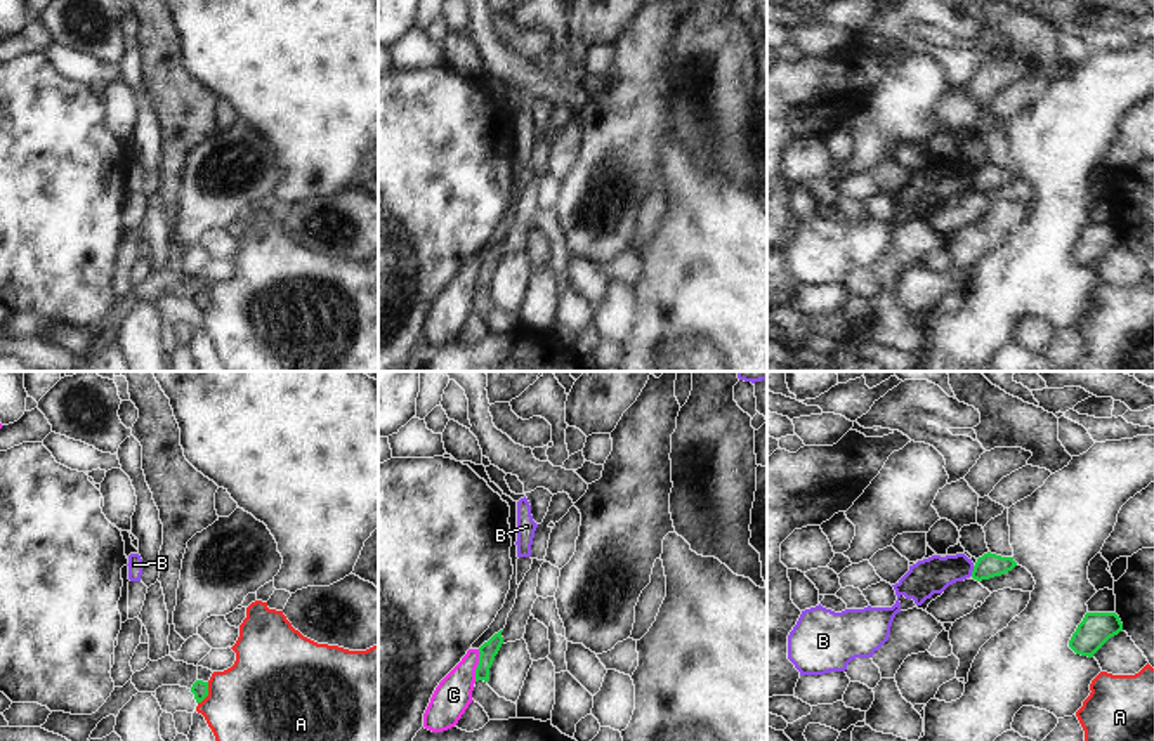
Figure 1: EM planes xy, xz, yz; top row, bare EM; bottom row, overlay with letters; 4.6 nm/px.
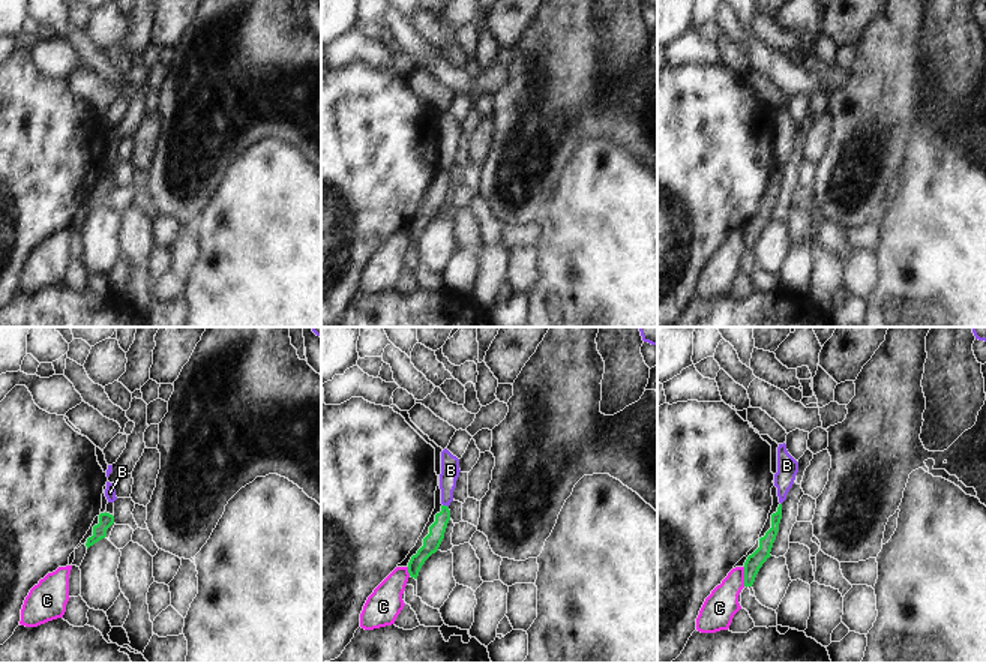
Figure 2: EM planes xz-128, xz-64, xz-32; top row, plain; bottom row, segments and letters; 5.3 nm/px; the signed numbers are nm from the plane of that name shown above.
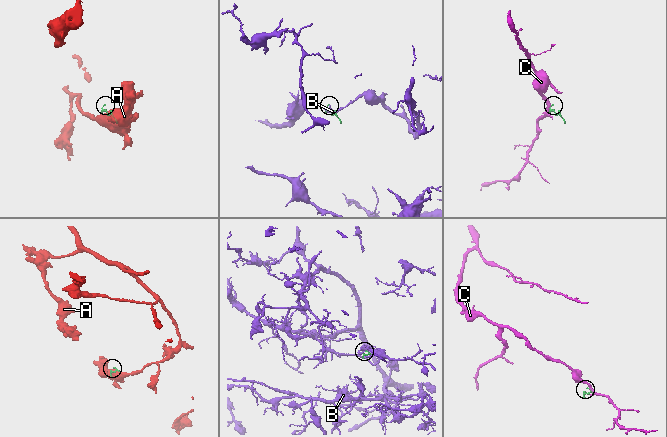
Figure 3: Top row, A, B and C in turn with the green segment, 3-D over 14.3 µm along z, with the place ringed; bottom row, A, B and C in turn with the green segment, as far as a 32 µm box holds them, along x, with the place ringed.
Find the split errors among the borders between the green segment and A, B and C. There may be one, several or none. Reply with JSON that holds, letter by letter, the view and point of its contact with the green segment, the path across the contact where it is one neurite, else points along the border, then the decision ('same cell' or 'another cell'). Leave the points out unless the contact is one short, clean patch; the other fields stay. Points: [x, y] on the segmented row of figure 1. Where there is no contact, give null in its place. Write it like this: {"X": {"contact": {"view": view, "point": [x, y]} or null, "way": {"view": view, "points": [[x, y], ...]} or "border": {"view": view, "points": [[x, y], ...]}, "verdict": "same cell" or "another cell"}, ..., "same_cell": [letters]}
{"A": {"contact": {"view": "xy", "point": [207, 693]}, "verdict": "another cell"}, "B": {"contact": {"view": "yz", "point": [972, 571]}, "border": {"view": "yz", "points": [[974, 566], [970, 575]]}, "verdict": "another cell"}, "C": {"contact": {"view": "xz", "point": [478, 665]}, "verdict": "another cell"}, "same_cell": []}

